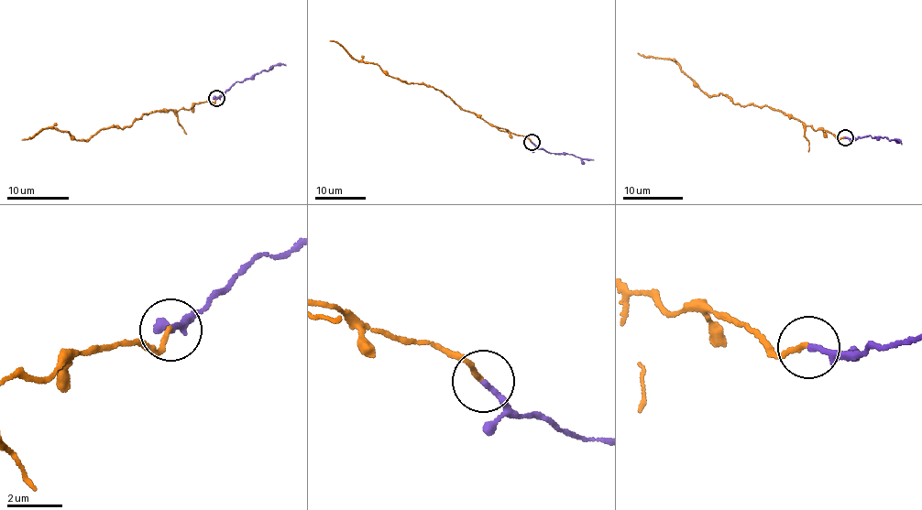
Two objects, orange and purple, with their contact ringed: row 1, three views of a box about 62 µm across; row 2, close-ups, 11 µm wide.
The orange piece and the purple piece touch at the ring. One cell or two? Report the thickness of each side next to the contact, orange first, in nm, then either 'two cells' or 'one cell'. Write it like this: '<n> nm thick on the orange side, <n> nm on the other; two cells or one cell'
180 nm thick on the orange side, 190 nm on the other; two cells

